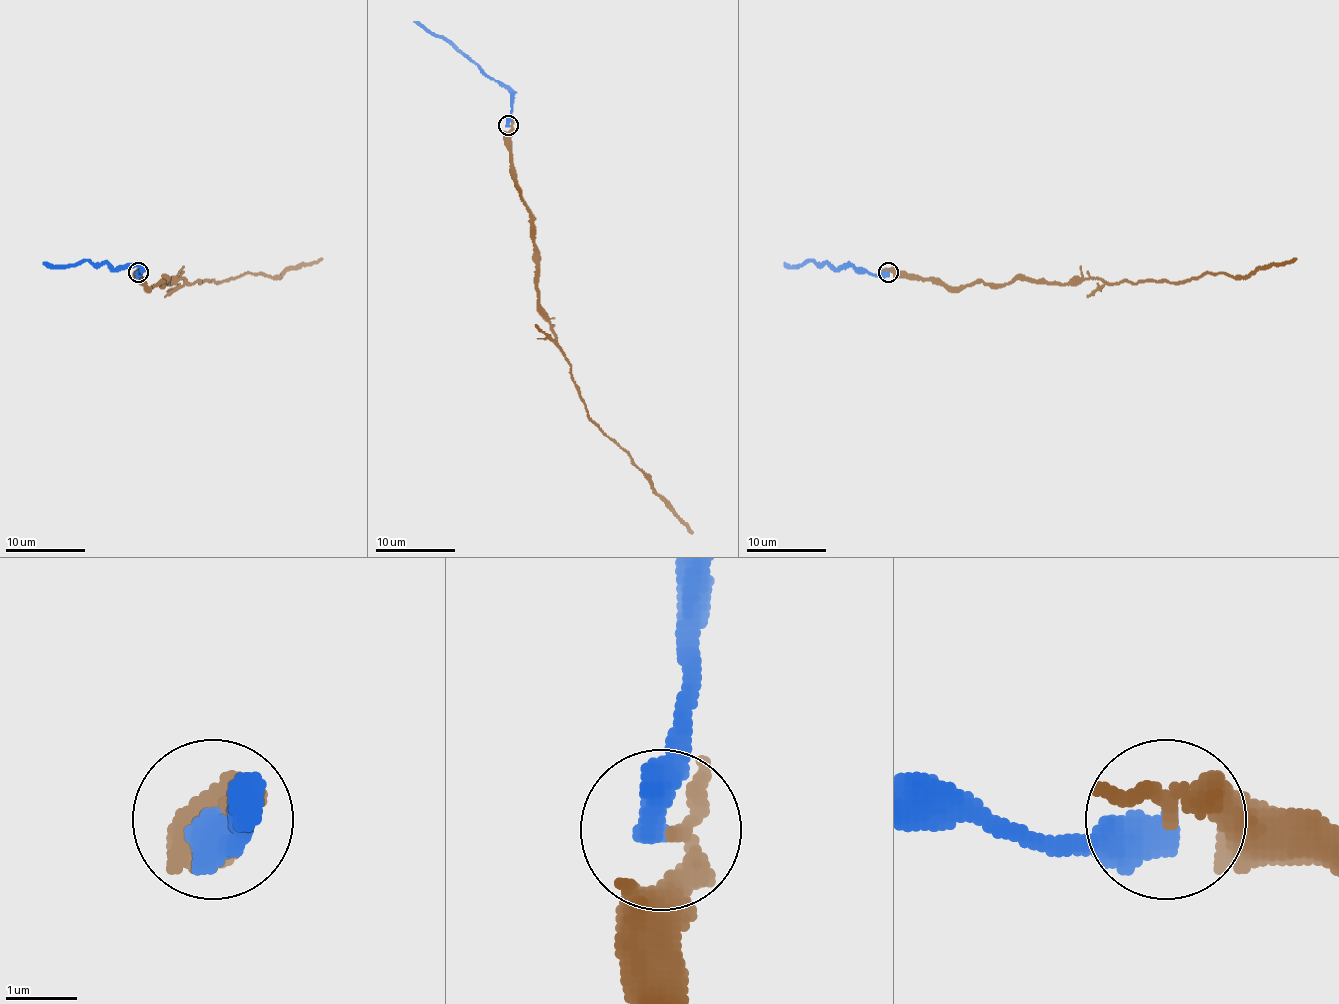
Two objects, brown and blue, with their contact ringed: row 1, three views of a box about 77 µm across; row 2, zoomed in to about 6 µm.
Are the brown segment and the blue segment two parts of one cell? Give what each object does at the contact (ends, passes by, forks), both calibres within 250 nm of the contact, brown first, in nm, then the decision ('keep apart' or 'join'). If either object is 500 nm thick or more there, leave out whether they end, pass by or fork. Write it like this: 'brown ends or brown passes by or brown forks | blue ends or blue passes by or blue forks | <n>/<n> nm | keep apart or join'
220/500 nm | join

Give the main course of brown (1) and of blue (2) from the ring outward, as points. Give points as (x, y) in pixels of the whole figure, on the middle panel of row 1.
1: (510, 125), (512, 176), (530, 214), (540, 312), (569, 366), (587, 415), (617, 443), (693, 533)
2: (508, 125), (512, 97), (508, 91), (444, 39), (414, 21)

